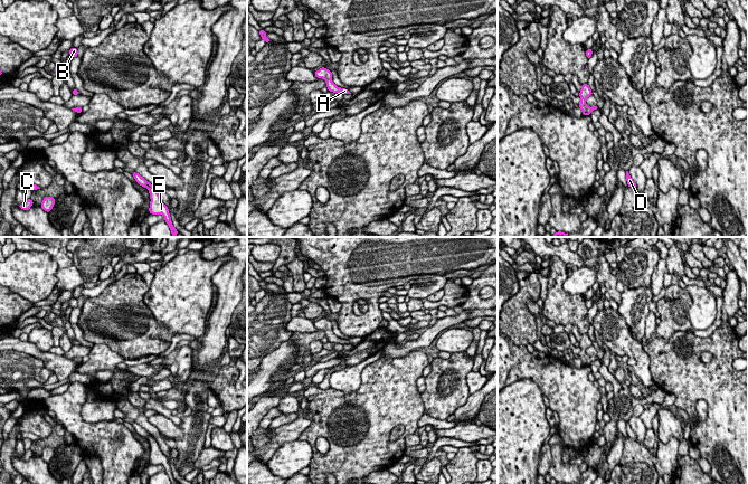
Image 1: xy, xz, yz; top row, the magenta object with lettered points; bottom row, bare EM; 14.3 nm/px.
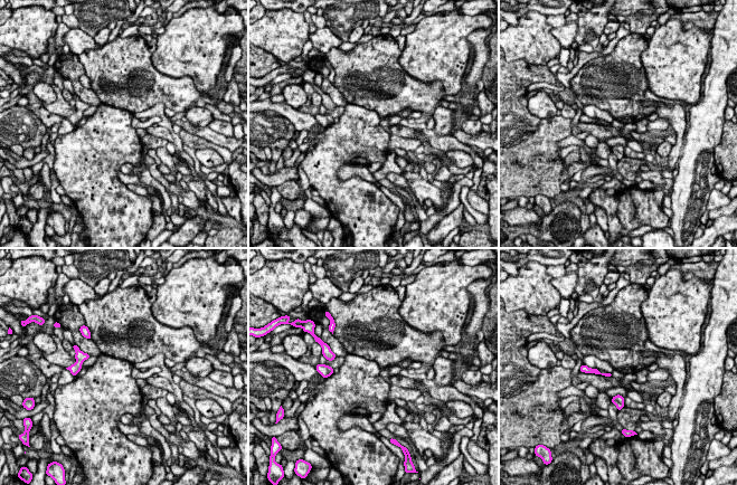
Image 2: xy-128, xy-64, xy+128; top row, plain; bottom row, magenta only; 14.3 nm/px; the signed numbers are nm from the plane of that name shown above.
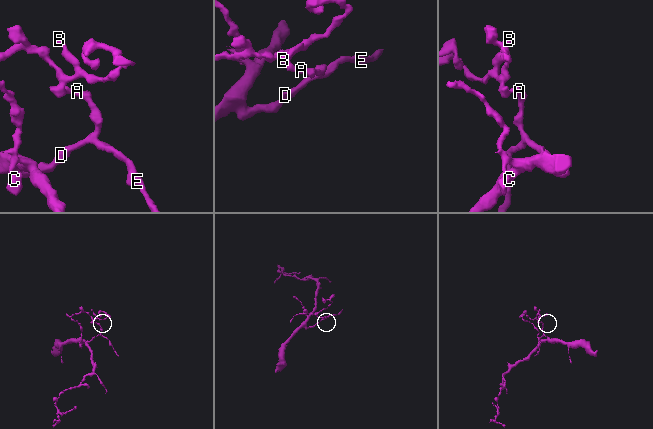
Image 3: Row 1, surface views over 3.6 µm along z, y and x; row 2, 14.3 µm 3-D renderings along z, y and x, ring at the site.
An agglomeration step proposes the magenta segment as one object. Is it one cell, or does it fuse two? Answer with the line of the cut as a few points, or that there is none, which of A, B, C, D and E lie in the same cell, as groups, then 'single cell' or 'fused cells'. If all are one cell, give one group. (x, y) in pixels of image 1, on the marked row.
cut none; groups A B C D E; single cell

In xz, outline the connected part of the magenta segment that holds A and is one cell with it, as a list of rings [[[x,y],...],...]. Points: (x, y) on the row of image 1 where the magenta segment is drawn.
[[[321,67],[319,70],[316,70],[314,73],[316,78],[322,78],[326,80],[326,87],[329,89],[329,92],[333,92],[333,93],[340,93],[340,94],[351,94],[347,88],[341,88],[338,87],[333,82],[332,82],[332,73],[331,70]]]

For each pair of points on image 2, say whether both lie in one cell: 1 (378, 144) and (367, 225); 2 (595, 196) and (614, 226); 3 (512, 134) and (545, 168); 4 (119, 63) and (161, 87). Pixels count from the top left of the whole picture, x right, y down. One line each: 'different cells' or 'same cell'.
1: same cell
2: same cell
3: different cells
4: same cell

